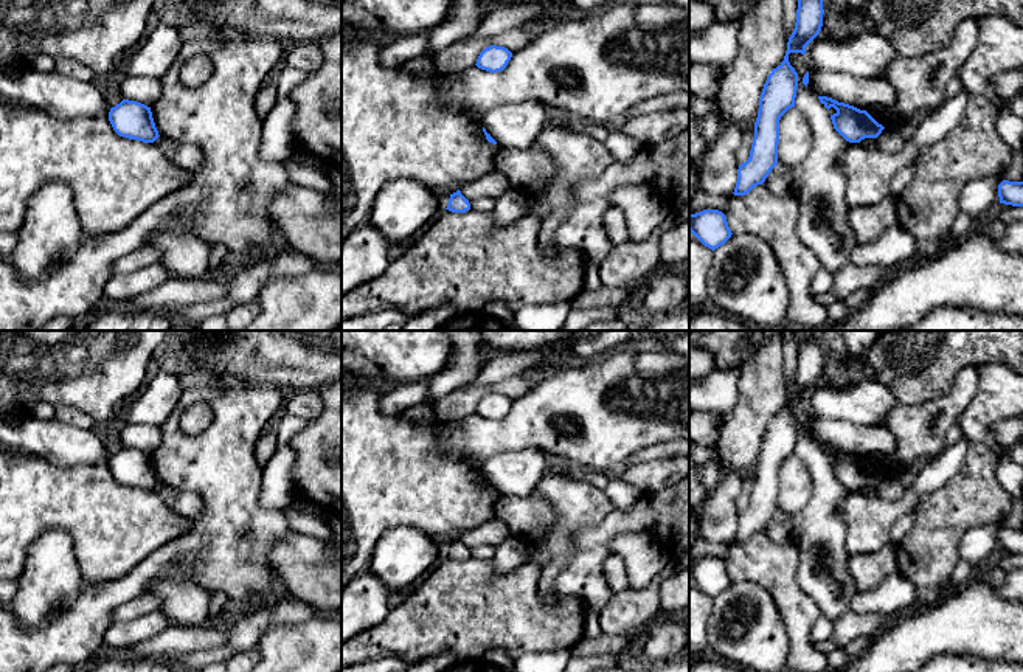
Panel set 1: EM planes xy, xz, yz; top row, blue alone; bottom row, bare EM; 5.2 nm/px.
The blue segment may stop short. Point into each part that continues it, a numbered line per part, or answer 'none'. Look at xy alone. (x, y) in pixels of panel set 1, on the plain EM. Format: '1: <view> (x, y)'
none

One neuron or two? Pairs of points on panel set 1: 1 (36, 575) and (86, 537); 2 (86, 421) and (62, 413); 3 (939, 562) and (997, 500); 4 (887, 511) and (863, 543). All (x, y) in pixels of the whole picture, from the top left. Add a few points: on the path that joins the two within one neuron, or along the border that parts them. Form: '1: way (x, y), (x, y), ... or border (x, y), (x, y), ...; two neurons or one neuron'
1: border (36, 539), (47, 531), (64, 529), (84, 581); two neurons
2: way (79, 419), (69, 415); one neuron
3: way (939, 543), (978, 503); one neuron
4: way (879, 519), (863, 536); one neuron

